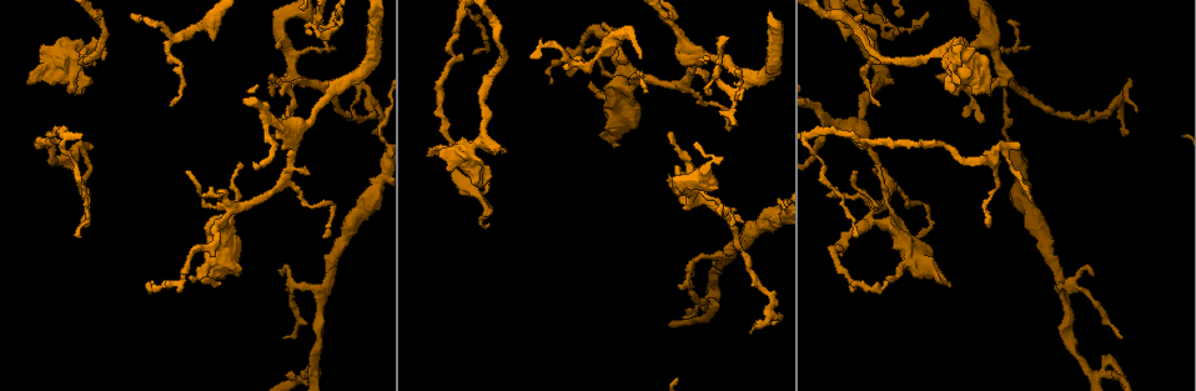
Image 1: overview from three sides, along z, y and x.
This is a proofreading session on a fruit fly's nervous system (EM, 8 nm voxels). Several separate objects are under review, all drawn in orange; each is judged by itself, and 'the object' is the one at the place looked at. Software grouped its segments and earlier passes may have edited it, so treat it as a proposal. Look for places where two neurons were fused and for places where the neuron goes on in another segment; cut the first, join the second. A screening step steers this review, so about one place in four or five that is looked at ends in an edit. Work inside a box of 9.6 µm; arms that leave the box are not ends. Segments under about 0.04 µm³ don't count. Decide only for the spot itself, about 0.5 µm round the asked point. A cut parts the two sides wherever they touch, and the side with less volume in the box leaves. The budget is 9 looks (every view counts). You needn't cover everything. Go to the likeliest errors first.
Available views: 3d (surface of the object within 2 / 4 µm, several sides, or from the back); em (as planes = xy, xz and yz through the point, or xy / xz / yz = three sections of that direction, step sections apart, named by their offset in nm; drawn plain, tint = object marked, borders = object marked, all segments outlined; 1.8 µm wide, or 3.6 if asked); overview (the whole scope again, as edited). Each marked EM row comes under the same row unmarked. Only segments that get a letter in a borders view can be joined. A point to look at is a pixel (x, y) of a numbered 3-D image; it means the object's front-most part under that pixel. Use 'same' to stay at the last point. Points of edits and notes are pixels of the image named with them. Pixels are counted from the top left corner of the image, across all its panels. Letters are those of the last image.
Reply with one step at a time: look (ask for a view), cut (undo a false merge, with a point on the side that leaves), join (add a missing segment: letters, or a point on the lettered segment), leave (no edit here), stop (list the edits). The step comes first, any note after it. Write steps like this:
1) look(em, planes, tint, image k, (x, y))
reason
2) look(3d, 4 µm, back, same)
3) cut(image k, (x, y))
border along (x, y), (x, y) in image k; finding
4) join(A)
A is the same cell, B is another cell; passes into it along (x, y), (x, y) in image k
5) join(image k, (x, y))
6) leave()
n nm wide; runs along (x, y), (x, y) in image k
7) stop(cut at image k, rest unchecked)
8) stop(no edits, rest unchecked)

look(em, planes, borders, image 1, (95, 63))
free end

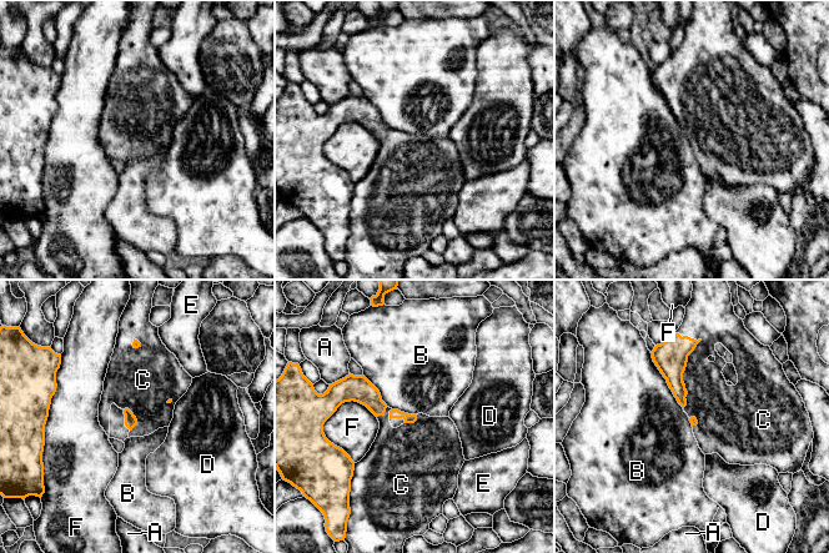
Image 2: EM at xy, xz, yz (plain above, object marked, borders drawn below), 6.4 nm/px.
join(C)
C is the same cell, A, B, D, E and F are other cells; the neuron continues

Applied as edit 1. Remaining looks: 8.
look(overview)
redraw

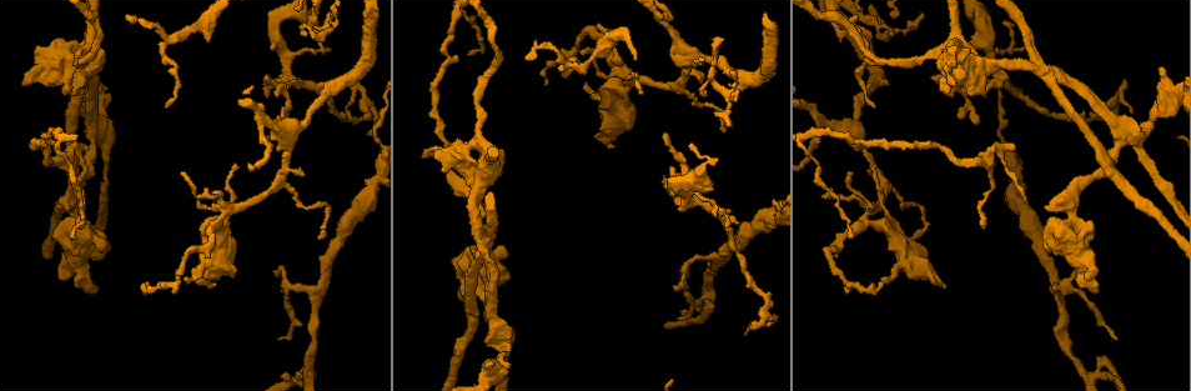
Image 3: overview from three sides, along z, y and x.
look(3d, 2 µm, image 3, (493, 323))

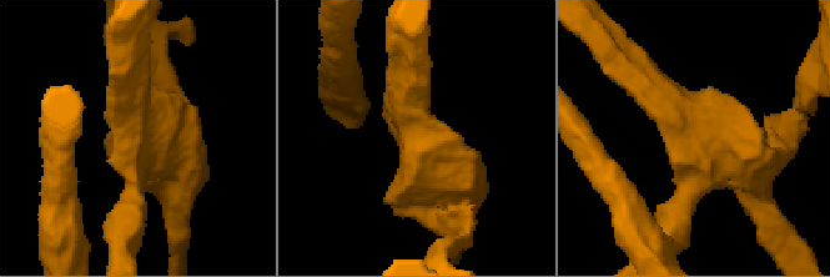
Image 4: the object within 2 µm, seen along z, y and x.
look(em, 3.6 µm, planes, borders, image 4, (132, 159))
4 arms; shape alone is not enough

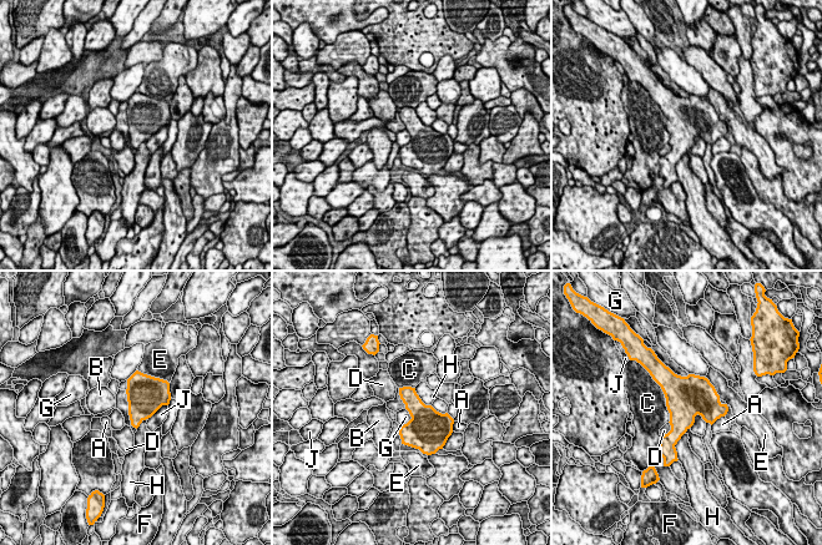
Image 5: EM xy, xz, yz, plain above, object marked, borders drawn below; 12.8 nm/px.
leave()
A, B, C, D, E, F, G, H and J are other cells; border along (125, 390), (129, 419), (136, 429) in image 5; one neuron here

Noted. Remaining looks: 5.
look(em, planes, tint, image 3, (1038, 67))
three arms meet

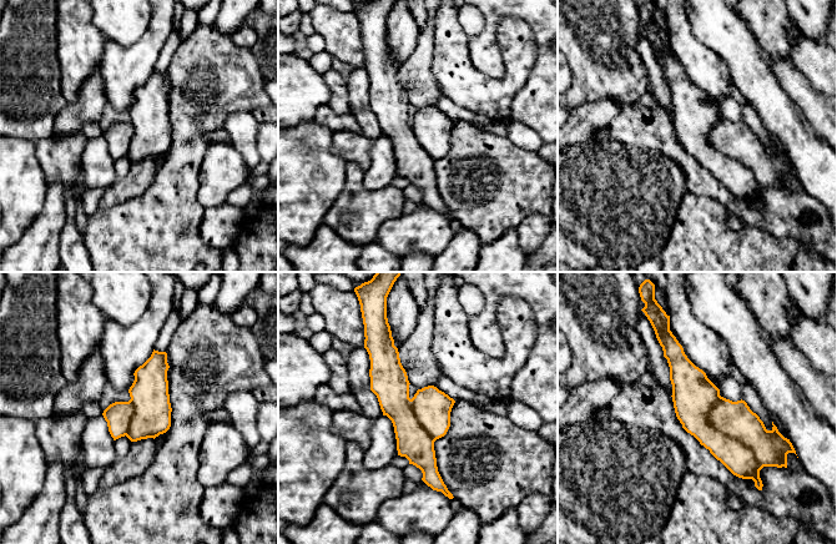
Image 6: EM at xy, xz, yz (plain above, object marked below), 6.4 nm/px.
look(em, planes, borders, same)
see the neighbours

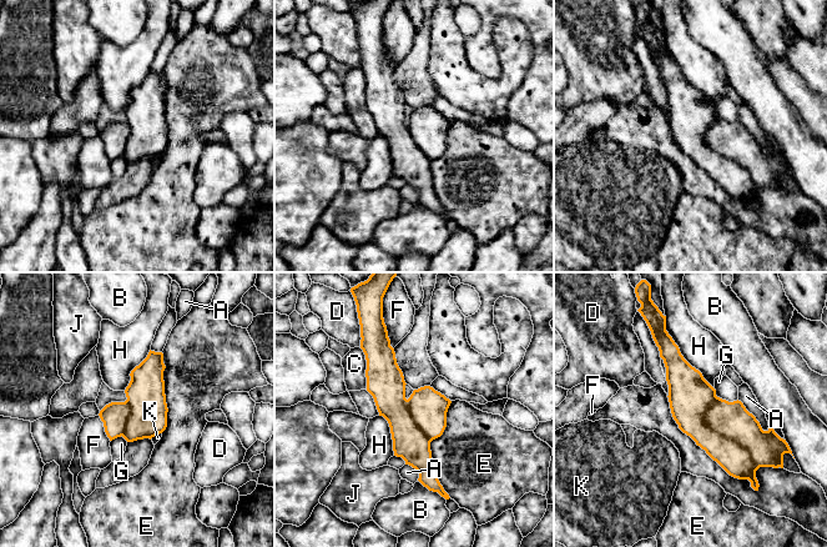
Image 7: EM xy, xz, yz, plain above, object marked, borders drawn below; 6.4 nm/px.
leave()
300 nm wide; A, B, C, D, E, F, G, H, J and K are other cells; continuous, no second neuron

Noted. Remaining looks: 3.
look(em, planes, borders, image 3, (671, 166))
free end

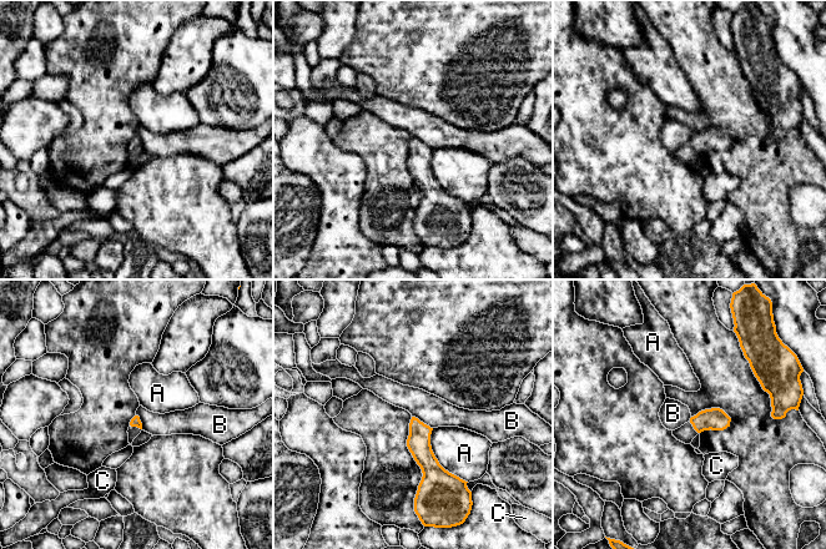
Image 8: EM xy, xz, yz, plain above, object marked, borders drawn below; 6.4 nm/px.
leave()
A, B and C are other cells; runs along (414, 421), (428, 463), (419, 494) in image 8; no lettered segment goes on from it

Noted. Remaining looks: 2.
stop(join at image 2, rest unchecked)

